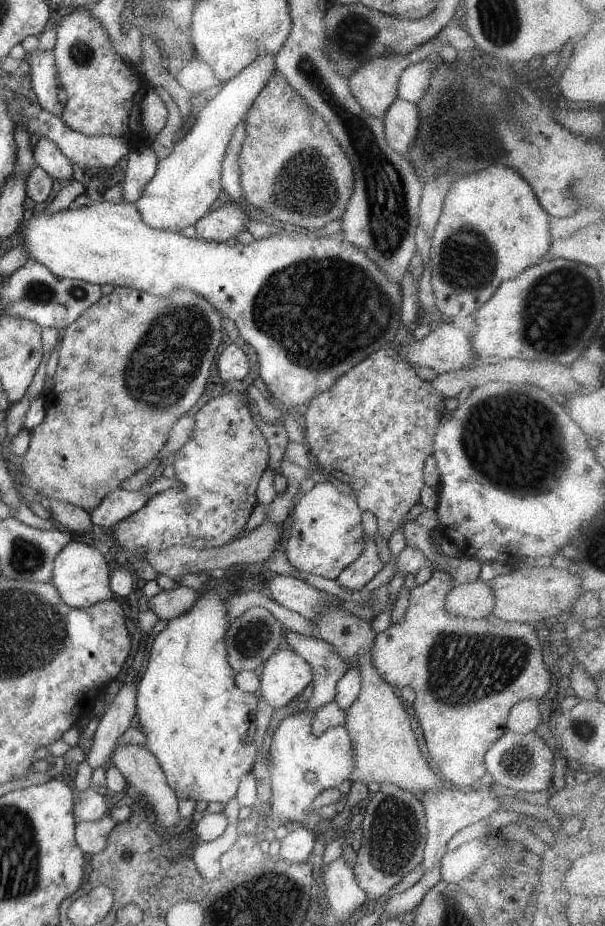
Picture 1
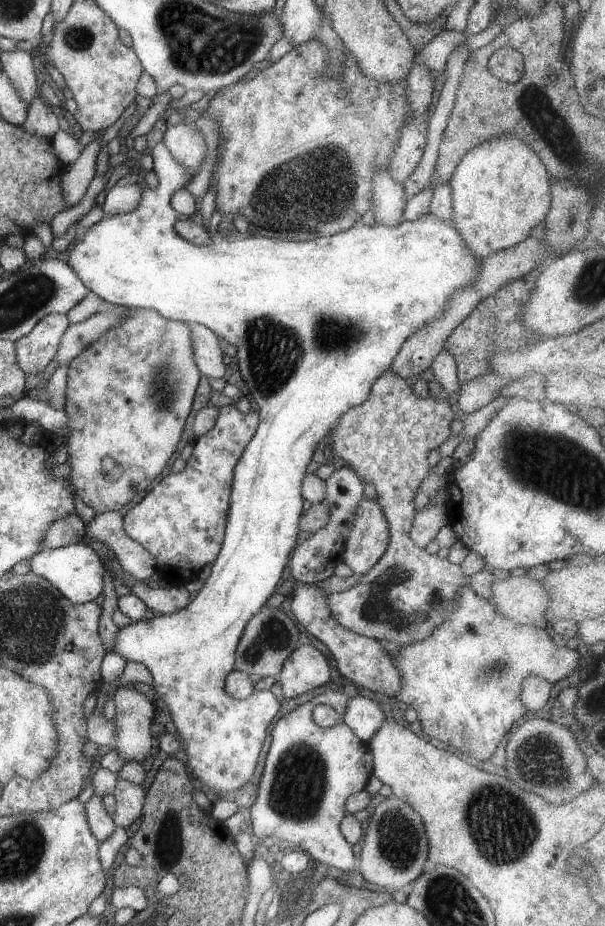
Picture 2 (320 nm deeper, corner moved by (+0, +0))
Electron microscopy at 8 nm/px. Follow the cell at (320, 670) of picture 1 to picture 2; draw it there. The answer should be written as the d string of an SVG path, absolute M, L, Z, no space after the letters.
M469 585L457 589L456 593L458 594L456 598L458 607L427 638L416 643L399 645L399 654L396 657L390 656L392 663L397 667L402 678L401 690L396 694L395 698L412 706L416 710L416 720L420 722L423 734L429 736L429 738L435 738L439 742L447 742L447 744L451 747L453 746L456 750L471 756L473 762L476 760L484 761L488 760L491 754L495 752L495 748L499 746L501 738L509 734L508 730L511 729L511 726L525 714L526 708L520 702L519 698L521 681L527 675L535 675L539 676L539 678L544 678L552 685L555 681L561 681L570 672L573 672L573 668L580 663L584 653L579 653L577 650L569 649L565 646L560 647L555 645L541 624L522 625L501 616L487 599L475 594Z

